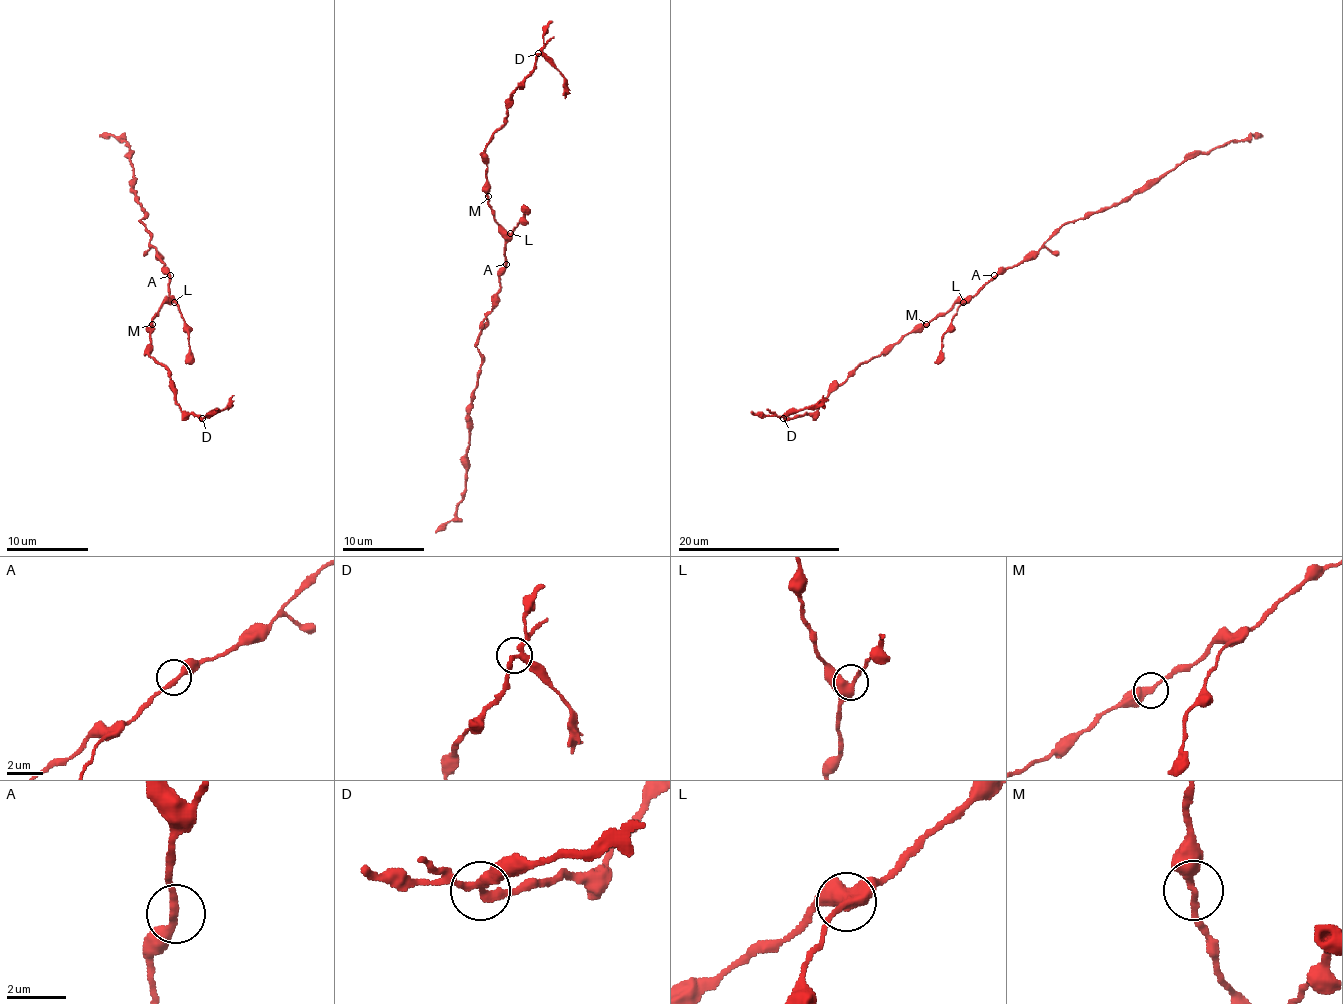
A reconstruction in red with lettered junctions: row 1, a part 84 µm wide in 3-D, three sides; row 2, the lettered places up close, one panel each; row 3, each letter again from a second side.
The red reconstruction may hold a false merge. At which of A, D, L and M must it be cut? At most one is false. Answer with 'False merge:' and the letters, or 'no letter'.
False merge: D

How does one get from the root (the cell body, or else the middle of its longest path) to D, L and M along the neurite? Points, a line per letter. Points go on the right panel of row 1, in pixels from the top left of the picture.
D: (996, 278), (973, 296), (959, 298), (945, 312), (863, 361), (814, 412), (784, 418)
L: (996, 278), (963, 302)
M: (996, 278), (992, 278), (973, 296), (959, 298), (926, 324)

